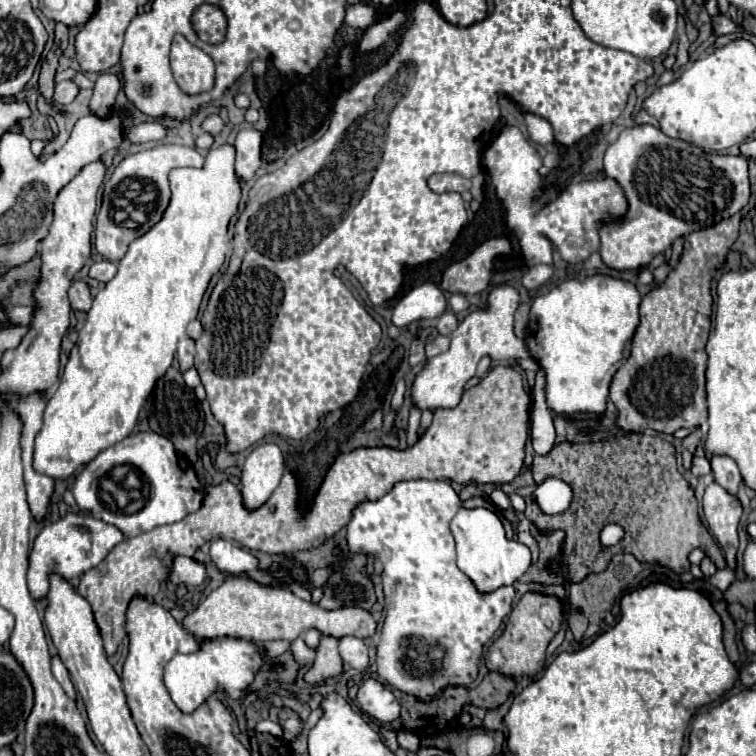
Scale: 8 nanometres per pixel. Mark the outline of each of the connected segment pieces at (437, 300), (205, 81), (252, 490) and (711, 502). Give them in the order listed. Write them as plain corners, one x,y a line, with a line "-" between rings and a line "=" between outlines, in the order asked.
420,284
406,293
392,311
392,324
396,328
404,328
422,318
436,318
446,312
446,296
444,292
432,284
=
176,36
176,44
172,44
170,66
172,66
174,78
180,84
182,92
194,96
194,94
202,94
202,92
212,90
212,86
214,86
214,62
212,62
212,58
206,52
202,52
200,48
192,46
184,36
=
262,444
252,450
242,466
242,502
248,510
258,510
268,502
284,474
284,456
276,444
=
712,482
704,492
704,516
706,522
722,546
726,558
734,558
738,550
738,524
742,516
742,506
736,496
730,496
720,484

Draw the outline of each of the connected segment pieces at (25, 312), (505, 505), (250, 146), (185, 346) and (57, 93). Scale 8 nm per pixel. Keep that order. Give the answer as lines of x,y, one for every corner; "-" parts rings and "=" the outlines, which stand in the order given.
16,306
6,310
6,320
14,326
26,326
32,320
32,312
34,312
32,306
=
496,488
496,490
490,494
490,500
492,500
492,504
494,504
498,510
508,510
508,508
510,508
510,500
508,500
508,496
506,496
500,488
=
242,128
236,136
236,176
240,182
248,182
254,178
256,170
260,168
260,146
262,134
252,128
=
188,336
184,340
180,340
178,344
178,362
180,362
180,372
186,372
188,368
194,366
194,340
190,340
=
64,80
64,82
56,84
56,90
54,90
54,100
56,102
70,104
76,96
78,96
78,86
72,80

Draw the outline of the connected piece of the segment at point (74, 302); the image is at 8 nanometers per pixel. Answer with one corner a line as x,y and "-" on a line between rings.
76,280
68,292
68,298
70,298
70,306
72,310
78,310
78,312
88,312
90,306
92,306
92,296
90,296
90,290
84,282

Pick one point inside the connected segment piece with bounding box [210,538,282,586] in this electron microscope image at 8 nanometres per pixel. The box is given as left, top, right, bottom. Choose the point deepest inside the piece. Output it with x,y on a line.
229,558

